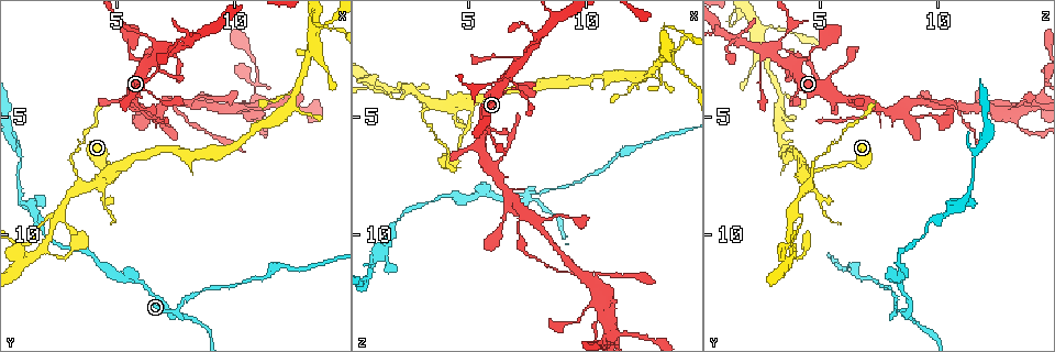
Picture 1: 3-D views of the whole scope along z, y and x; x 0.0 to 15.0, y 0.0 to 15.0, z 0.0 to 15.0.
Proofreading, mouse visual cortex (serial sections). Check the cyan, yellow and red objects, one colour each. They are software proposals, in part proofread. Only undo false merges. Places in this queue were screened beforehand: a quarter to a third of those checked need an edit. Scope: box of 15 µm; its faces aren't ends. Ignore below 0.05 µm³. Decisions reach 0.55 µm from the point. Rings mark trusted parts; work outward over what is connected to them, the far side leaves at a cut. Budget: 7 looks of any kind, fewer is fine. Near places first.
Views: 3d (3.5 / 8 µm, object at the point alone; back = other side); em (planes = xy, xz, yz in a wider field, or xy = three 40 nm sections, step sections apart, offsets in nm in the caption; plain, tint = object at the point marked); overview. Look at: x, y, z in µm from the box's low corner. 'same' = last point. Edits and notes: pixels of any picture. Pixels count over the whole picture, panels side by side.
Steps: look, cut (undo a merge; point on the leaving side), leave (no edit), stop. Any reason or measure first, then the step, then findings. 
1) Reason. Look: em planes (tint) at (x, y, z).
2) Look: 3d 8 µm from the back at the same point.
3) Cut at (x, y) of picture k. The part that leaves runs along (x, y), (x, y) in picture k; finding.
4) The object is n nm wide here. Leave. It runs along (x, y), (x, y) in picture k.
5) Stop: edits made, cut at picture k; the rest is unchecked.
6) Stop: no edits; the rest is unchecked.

Sharp bend. Look: 3d 3.5 µm at (5.7, 11.8, 8.2).

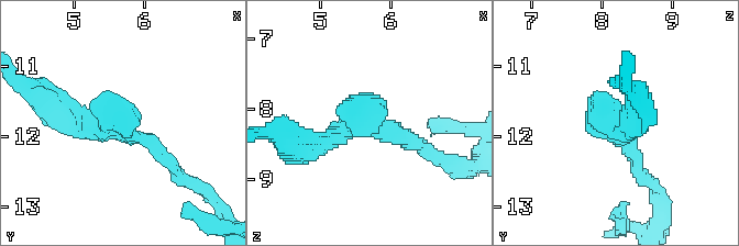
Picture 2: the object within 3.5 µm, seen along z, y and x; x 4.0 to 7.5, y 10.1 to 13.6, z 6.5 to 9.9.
The arms are 200, 200 nm wide. Look: em xy step 5 (tint) at (5.70, 11.80, 8.15).

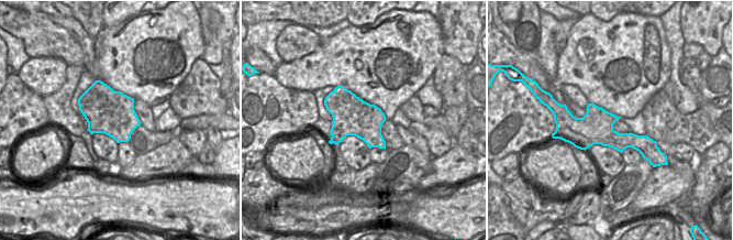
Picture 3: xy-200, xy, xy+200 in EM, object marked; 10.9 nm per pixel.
Cut at (388, 125) of picture 2. The part that leaves runs along (476, 164), (460, 169), (429, 152) in picture 2; a second cell is stuck on.

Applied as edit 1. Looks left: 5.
A fork. Look: 3d 8 µm at (5.0, 7.2, 4.4).

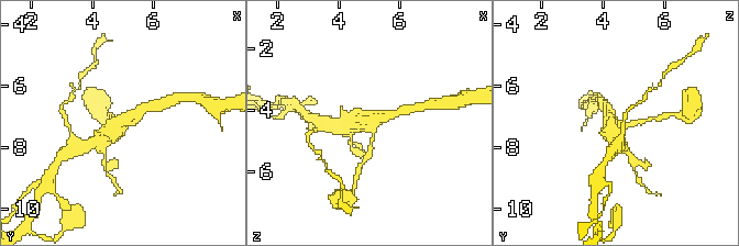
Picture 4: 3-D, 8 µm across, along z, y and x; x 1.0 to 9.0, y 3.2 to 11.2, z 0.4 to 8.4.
Zoom in. Look: 3d 3.5 µm at (5.0, 7.3, 4.5).

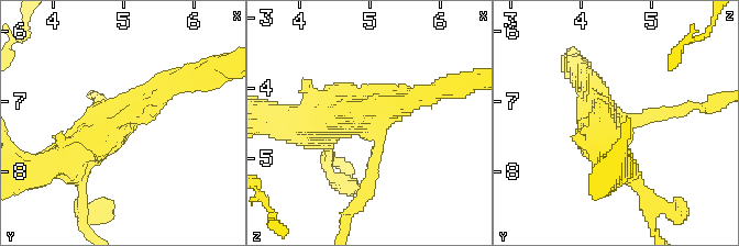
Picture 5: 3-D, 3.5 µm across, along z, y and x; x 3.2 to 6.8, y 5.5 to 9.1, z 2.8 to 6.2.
3 arms meet here. Leave. It runs along (366, 181), (381, 140), (366, 114), (418, 97) in picture 5; all the same cell.

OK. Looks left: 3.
Look: 3d 3.5 µm at (6.6, 5.1, 6.6).

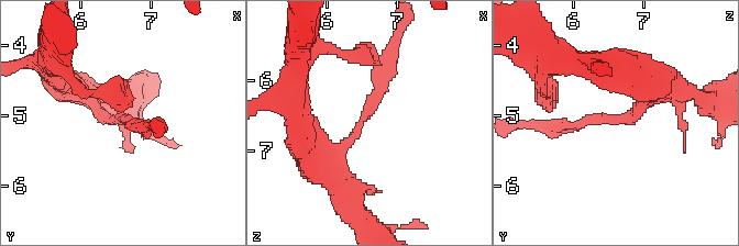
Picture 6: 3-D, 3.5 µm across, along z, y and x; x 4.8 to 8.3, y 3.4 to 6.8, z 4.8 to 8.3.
Now the EM. Look: em xy step 5 (plain) at (6.55, 5.05, 6.55).

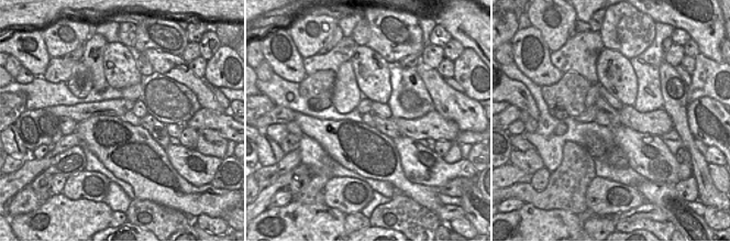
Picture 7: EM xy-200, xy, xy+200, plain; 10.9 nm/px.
Look: em xy step 5 (tint) at the same point.

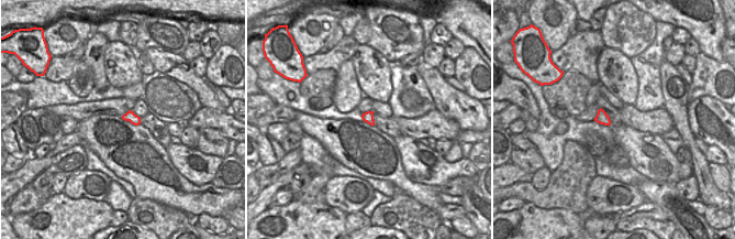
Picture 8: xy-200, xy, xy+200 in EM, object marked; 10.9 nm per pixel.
The object is 120 nm wide here. Cut at (368, 107) of picture 6. The part that leaves runs along (349, 141), (370, 113), (393, 54) in picture 6; a second cell is stuck on.

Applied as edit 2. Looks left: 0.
Stop: edits made, cut at picture 2, cut at picture 6; the rest is unchecked.

